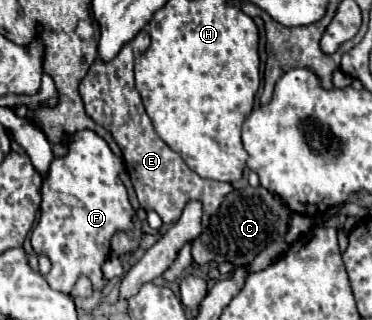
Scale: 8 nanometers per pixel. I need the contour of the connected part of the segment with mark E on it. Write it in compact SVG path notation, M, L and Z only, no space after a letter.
M142 30L130 42L130 46L124 46L108 64L104 60L96 58L94 64L90 66L88 74L80 82L80 96L82 96L82 102L84 102L84 110L96 124L104 126L114 136L114 140L118 142L122 156L124 156L126 170L132 178L132 186L138 194L138 202L142 204L144 210L154 210L162 218L162 222L166 226L170 226L180 218L184 204L188 200L196 198L196 200L202 200L202 204L204 204L202 224L206 228L208 218L218 210L220 202L232 190L232 186L226 184L226 182L200 178L154 132L152 122L150 122L150 118L148 118L148 114L142 106L140 94L134 88L135 56L142 54L148 46L150 46L150 36L148 36L146 30Z

